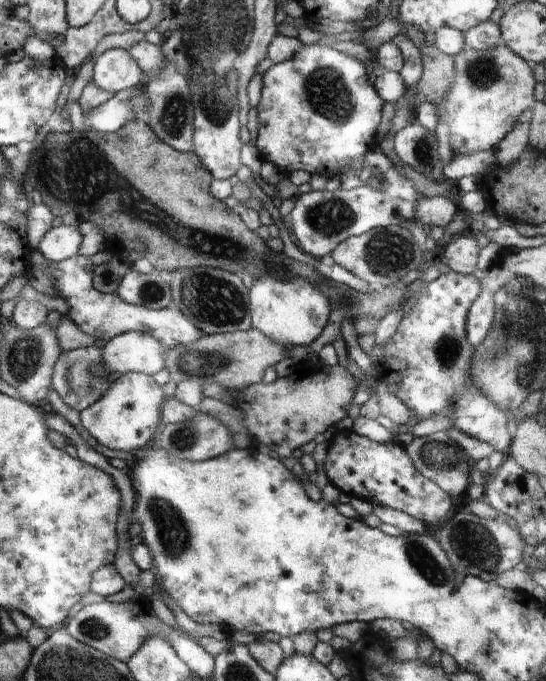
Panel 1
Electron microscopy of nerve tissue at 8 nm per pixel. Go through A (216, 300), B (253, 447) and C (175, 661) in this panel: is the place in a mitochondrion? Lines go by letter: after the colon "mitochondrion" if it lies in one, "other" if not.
A: mitochondrion
B: other
C: other

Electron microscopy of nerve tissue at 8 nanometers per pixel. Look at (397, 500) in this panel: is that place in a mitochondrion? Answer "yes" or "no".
no

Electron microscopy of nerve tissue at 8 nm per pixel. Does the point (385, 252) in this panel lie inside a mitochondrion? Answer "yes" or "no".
yes

